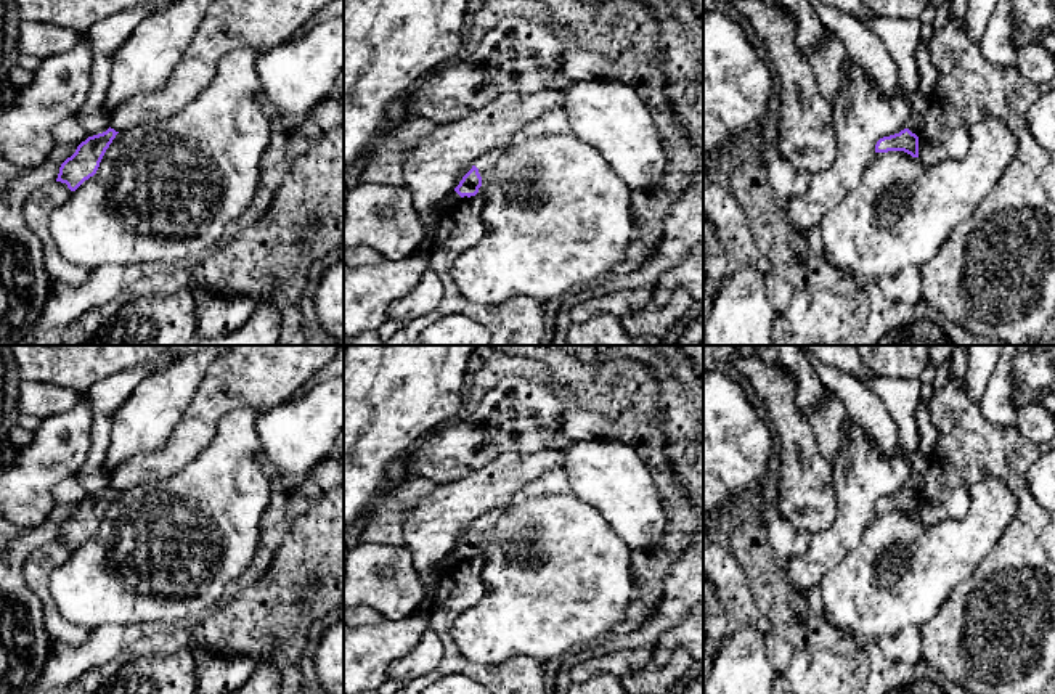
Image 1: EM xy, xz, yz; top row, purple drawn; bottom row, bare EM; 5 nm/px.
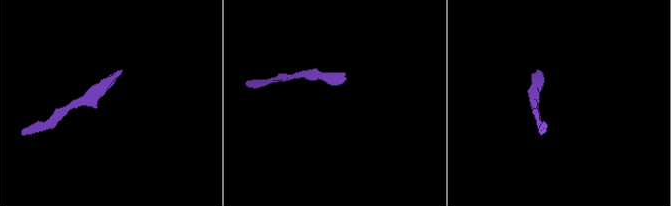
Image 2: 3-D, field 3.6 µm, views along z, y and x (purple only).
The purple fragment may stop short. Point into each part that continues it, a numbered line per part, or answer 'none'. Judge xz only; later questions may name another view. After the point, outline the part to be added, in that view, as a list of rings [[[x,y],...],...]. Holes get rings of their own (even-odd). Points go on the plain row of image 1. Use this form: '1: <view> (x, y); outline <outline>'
1: xz (485, 524); outline [[[501,508],[493,509],[491,512],[485,514],[475,520],[474,525],[479,529],[479,533],[482,537],[482,546],[483,546],[483,541],[491,535],[499,514],[501,514]],[[479,548],[477,554],[480,554],[480,548]]]

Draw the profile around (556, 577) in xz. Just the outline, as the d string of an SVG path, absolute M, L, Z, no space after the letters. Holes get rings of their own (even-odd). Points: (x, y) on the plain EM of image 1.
M572 490L511 496L501 508L491 535L483 541L480 556L485 557L483 594L474 607L459 614L451 627L459 652L470 662L503 663L517 655L546 662L567 655L610 636L612 628L625 618L634 594L631 548L594 506L580 500Z

